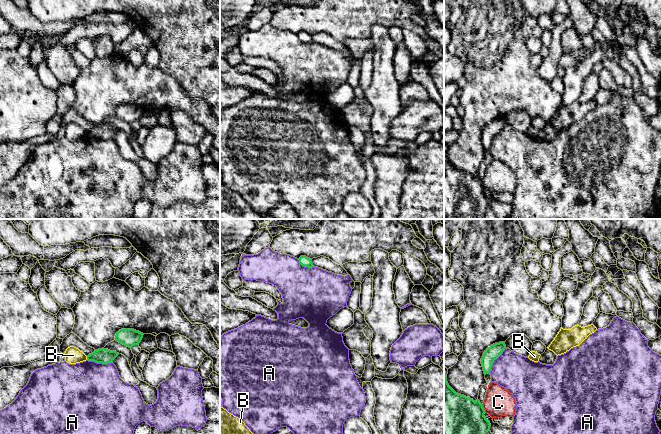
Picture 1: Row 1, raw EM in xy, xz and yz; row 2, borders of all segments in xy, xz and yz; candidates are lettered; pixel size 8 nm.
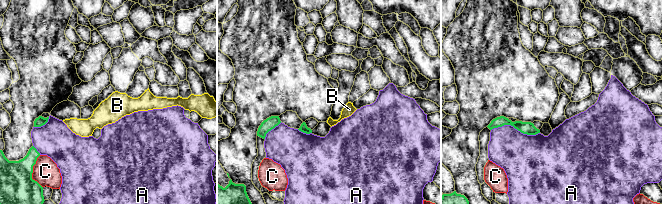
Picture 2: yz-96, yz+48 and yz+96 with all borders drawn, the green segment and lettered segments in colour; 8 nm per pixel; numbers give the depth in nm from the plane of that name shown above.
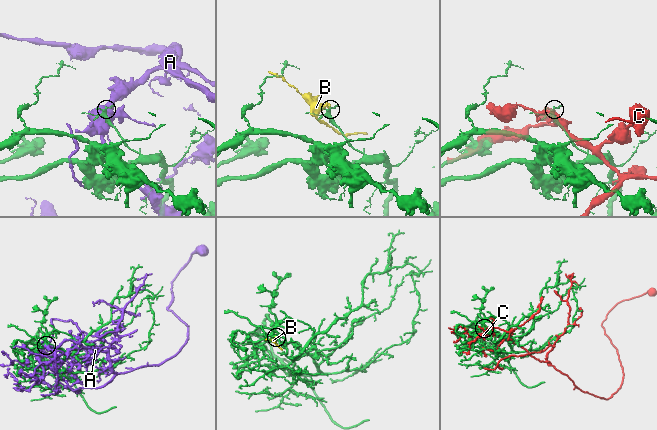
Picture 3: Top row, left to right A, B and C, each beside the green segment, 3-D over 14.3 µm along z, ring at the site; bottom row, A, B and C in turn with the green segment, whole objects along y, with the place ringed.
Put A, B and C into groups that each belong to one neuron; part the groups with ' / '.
A / B / C

